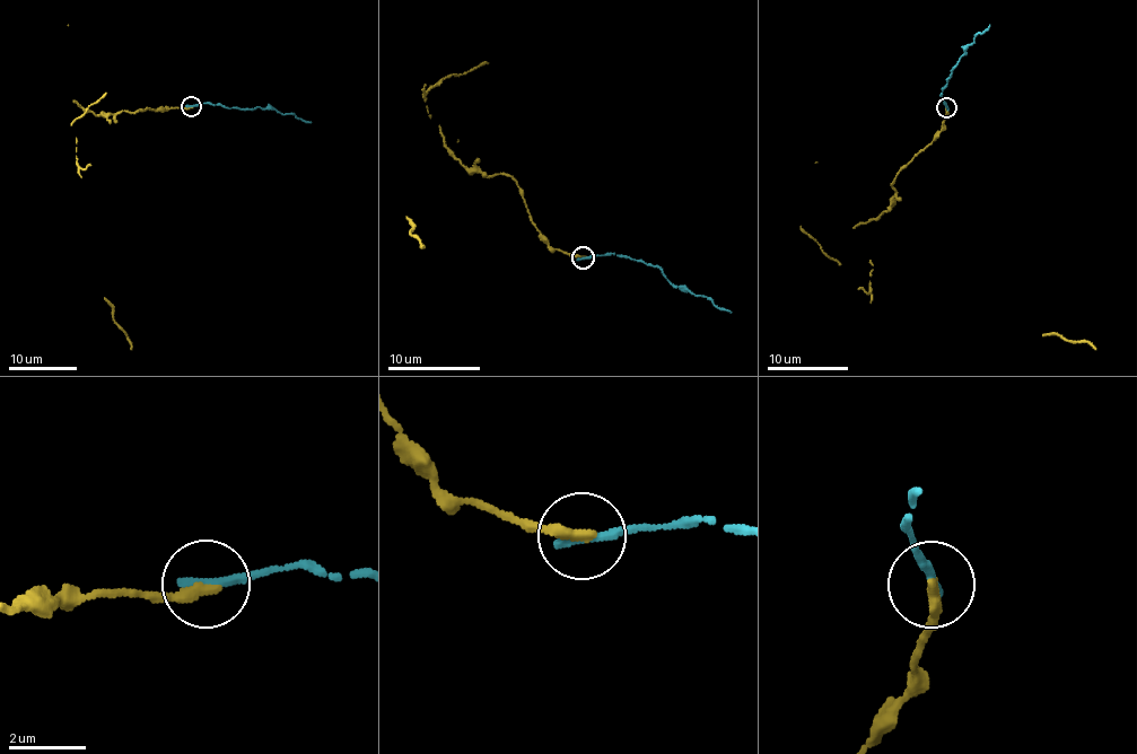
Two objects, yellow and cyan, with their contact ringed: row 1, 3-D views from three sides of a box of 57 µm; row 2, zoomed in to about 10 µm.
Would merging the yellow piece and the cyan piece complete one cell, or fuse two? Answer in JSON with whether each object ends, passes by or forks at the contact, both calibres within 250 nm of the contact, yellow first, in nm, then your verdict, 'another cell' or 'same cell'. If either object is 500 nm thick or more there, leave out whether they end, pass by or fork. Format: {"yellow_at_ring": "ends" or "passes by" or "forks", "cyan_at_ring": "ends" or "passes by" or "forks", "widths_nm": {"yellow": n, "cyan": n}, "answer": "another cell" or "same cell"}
{"yellow_at_ring": "ends", "cyan_at_ring": "ends", "widths_nm": {"yellow": 280, "cyan": 280}, "answer": "another cell"}

